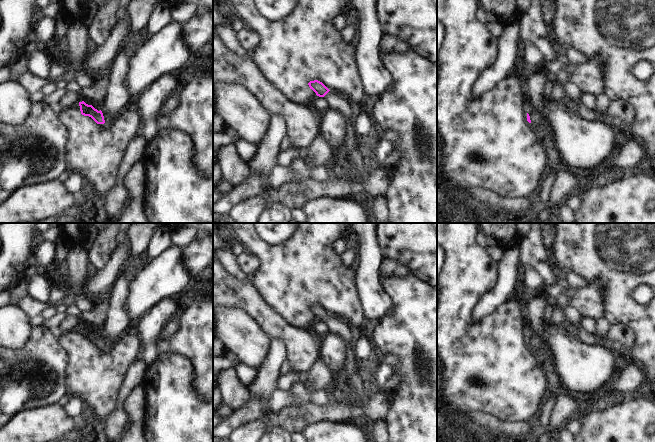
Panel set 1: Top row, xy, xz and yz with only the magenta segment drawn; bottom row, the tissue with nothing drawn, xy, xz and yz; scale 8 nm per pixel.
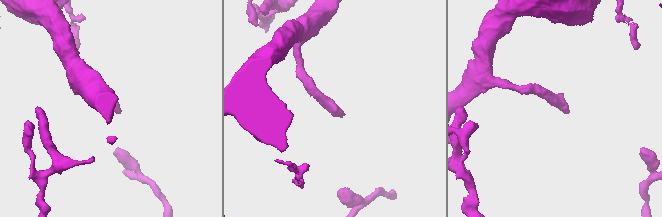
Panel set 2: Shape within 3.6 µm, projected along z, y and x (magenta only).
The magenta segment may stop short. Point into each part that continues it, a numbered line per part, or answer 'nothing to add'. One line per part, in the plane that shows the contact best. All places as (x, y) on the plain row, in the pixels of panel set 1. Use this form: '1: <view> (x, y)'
1: xy (117, 320)

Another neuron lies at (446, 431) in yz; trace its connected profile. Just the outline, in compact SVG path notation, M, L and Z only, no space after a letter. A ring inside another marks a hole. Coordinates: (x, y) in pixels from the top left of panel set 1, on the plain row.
M437 414L437 442L471 442L465 432L445 415Z

